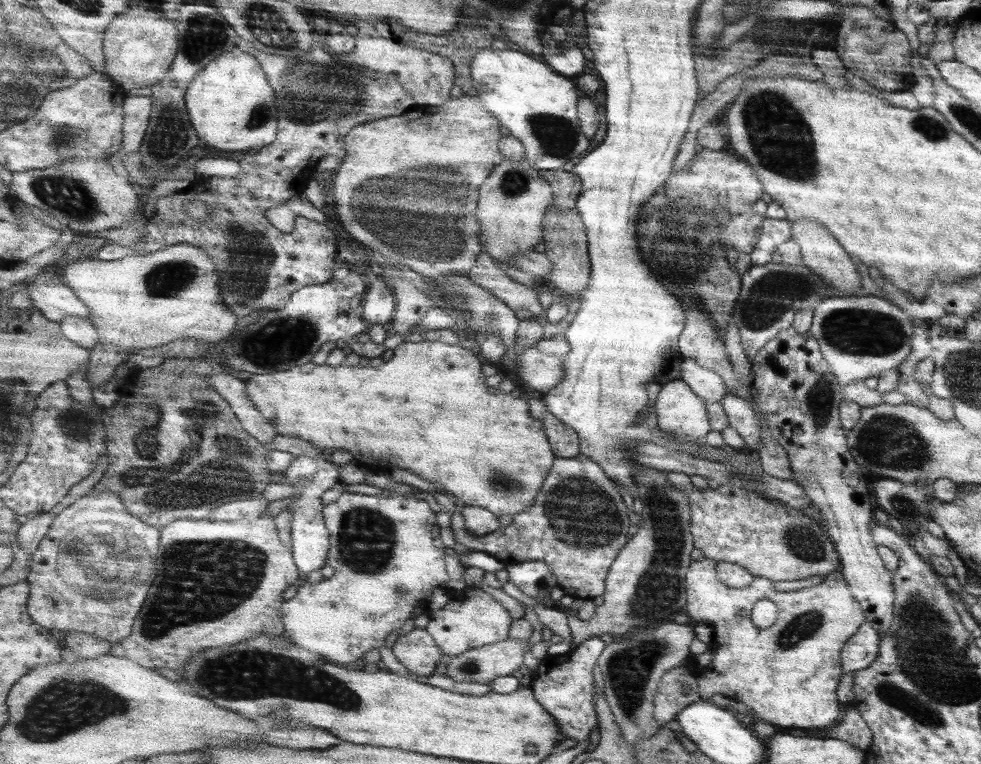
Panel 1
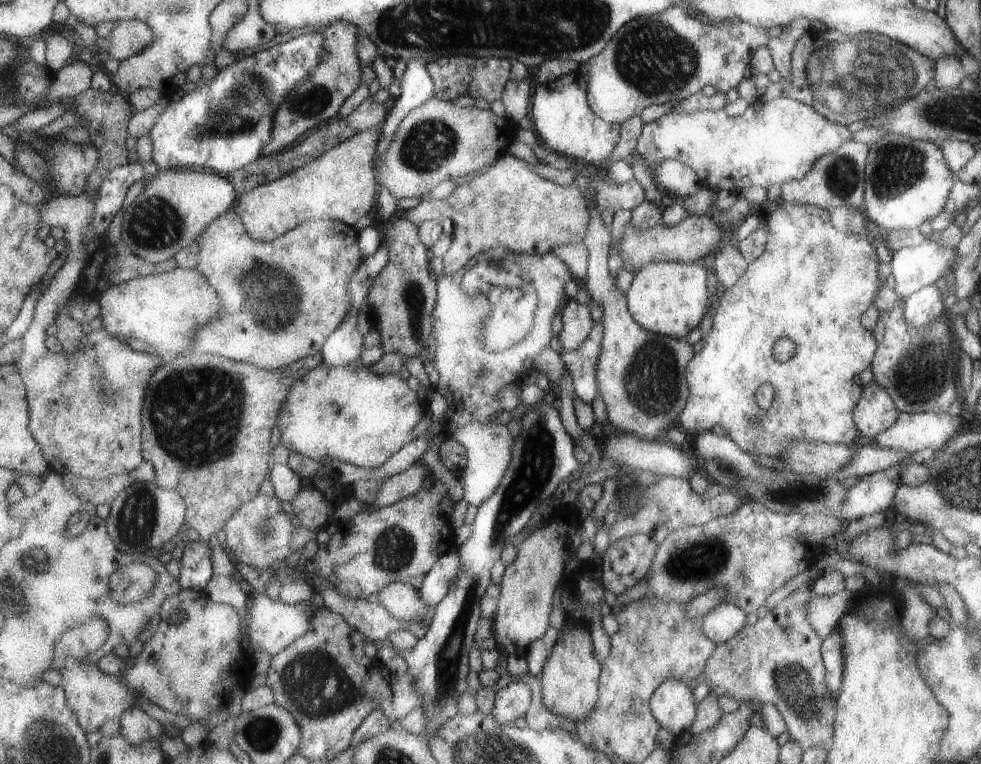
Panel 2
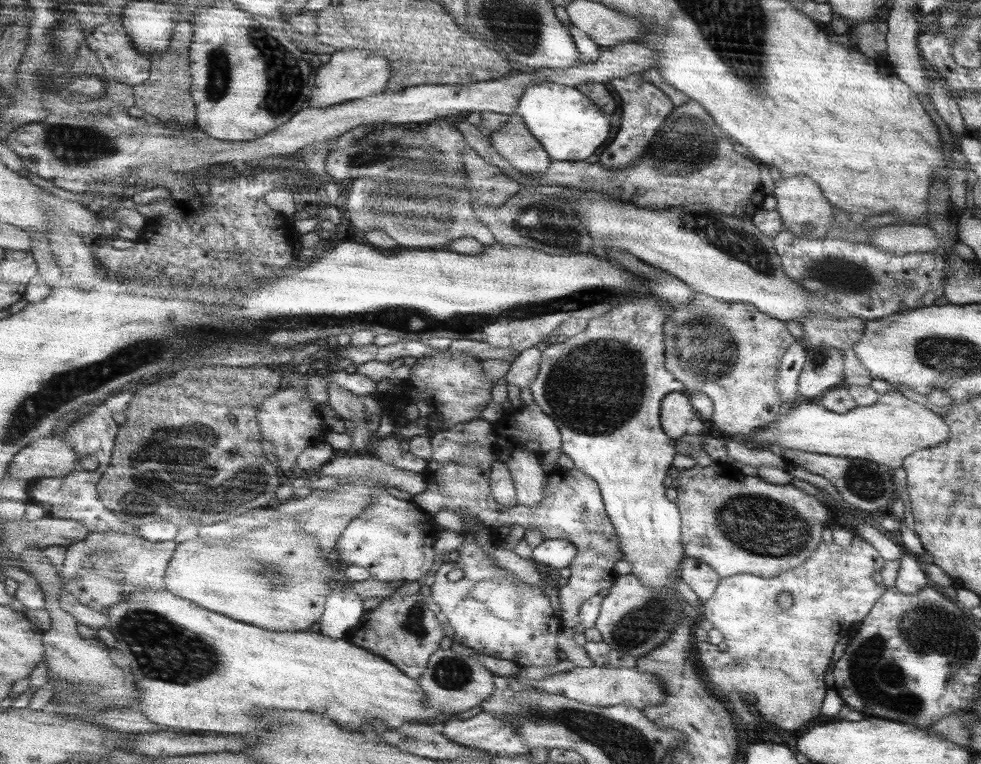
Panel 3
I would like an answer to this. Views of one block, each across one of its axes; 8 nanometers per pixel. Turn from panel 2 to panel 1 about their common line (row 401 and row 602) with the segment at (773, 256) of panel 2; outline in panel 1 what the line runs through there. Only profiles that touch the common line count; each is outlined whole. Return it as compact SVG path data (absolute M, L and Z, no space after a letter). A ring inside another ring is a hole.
M707 558L693 562L687 574L689 604L685 608L685 614L693 624L707 622L713 628L715 640L721 640L723 644L713 642L715 656L709 666L705 668L695 666L693 658L689 658L679 668L689 670L697 678L703 700L711 700L711 698L719 698L719 694L723 696L727 694L727 698L745 704L747 708L753 710L753 714L759 720L769 722L773 726L797 728L797 730L823 730L833 726L839 716L839 706L835 700L835 686L839 682L839 652L843 644L865 622L859 602L853 598L853 594L849 592L841 576L843 574L837 568L829 572L821 584L803 588L803 590L793 590L793 592L777 592L775 584L765 578L751 578L751 582L745 588L727 588L727 584L719 580L717 562ZM757 600L771 600L777 604L775 622L763 630L753 626L753 622L749 620L749 614Z

